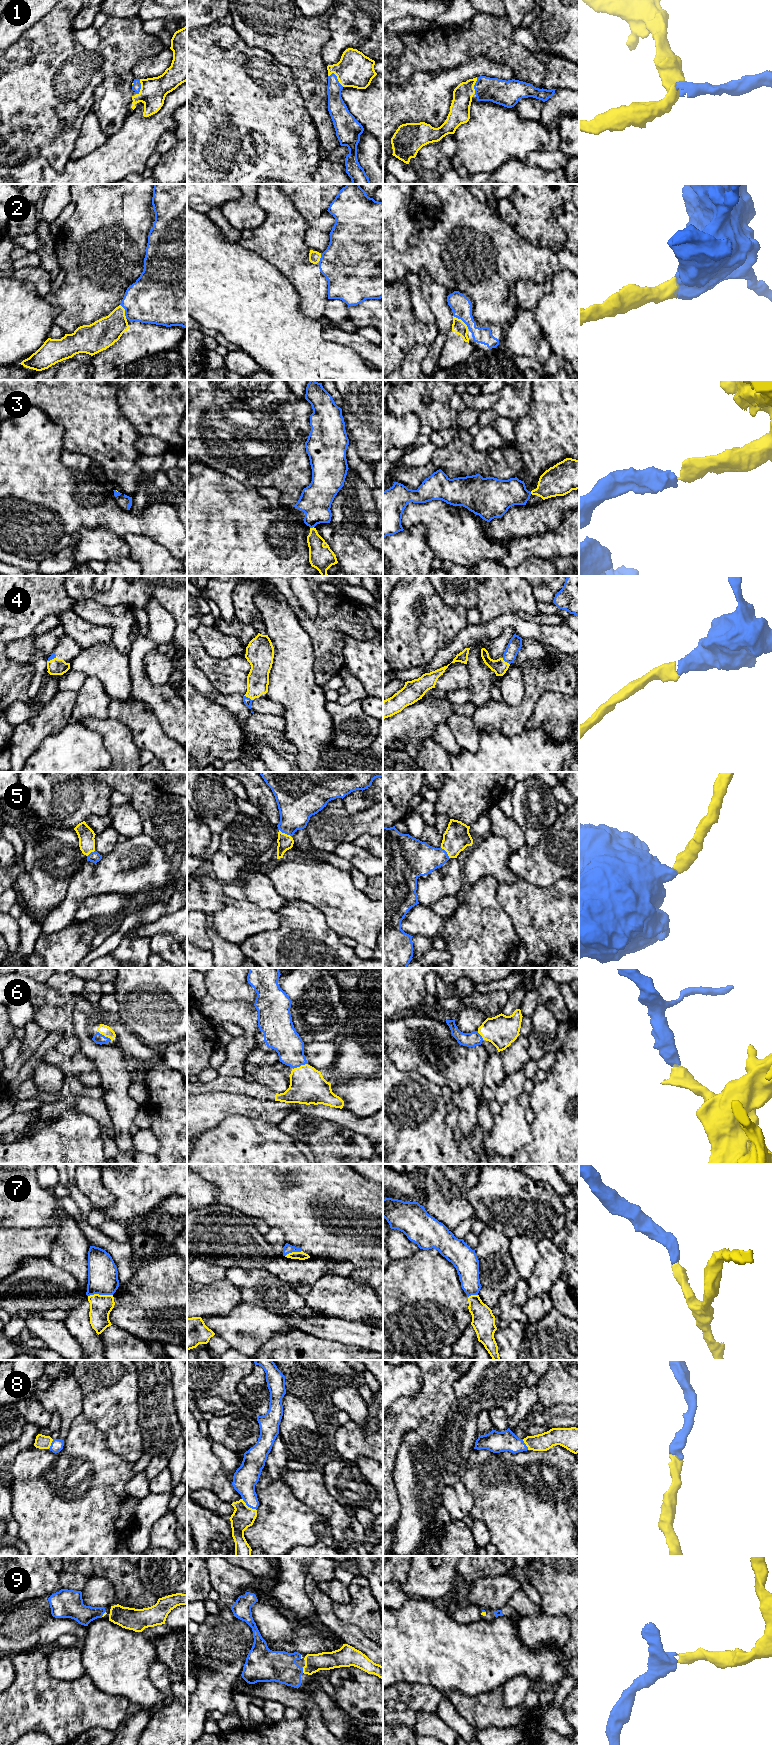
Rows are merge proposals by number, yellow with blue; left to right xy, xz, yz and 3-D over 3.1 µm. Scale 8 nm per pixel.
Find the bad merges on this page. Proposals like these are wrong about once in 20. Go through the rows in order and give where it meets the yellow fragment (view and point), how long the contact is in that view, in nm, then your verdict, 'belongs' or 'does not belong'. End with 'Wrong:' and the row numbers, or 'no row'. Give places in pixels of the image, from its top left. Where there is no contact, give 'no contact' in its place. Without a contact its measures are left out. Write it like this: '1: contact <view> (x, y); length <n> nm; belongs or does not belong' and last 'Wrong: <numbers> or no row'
1: contact xz (337, 77); length 160 nm; belongs
2: contact yz (461, 320); length 170 nm; belongs
3: contact xz (311, 528); length 40 nm; belongs
4: contact xz (248, 697); length 80 nm; belongs
5: contact xz (284, 833); length 120 nm; belongs
6: contact xy (104, 1035); length 140 nm; belongs
7: contact xy (100, 1295); length 200 nm; belongs
8: contact xz (247, 1506); length 140 nm; belongs
9: contact xz (303, 1670); length 40 nm; belongs
Wrong: no row

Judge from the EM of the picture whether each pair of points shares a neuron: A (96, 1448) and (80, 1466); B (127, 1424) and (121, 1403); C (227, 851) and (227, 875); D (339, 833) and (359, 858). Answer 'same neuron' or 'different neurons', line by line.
A: same neuron
B: same neuron
C: same neuron
D: different neurons

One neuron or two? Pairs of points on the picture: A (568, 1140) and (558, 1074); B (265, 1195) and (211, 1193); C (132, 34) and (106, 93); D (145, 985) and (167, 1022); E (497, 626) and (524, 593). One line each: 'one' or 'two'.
A: one
B: two
C: one
D: one
E: two

